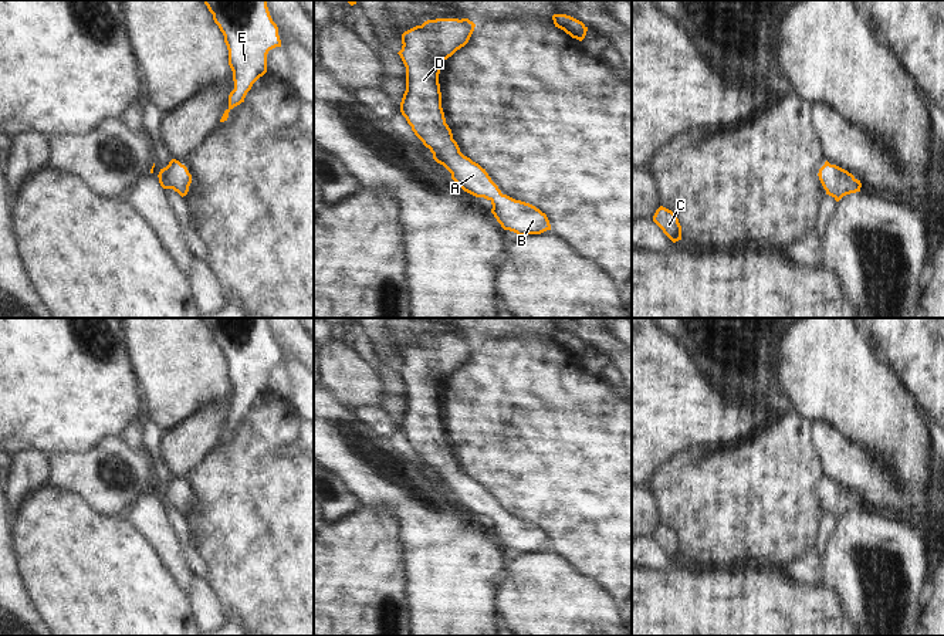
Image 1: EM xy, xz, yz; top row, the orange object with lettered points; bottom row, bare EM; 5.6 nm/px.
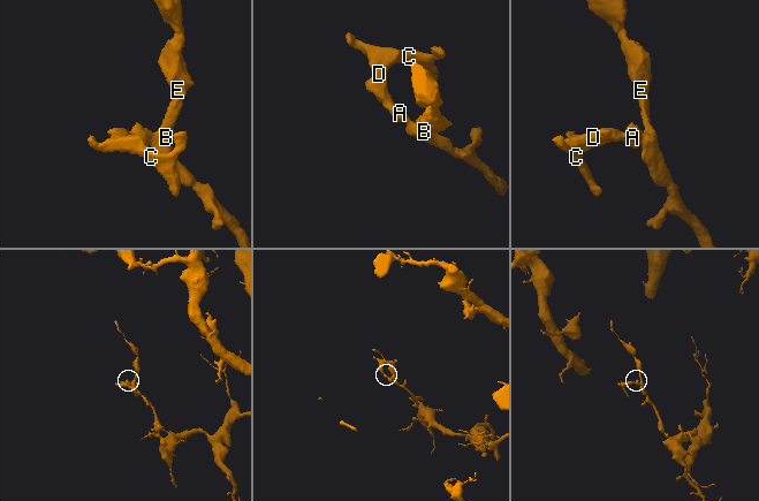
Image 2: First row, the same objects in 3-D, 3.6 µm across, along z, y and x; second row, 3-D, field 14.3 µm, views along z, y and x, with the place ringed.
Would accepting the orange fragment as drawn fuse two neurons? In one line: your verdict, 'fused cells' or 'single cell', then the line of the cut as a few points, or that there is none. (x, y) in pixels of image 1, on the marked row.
single cell; no cut

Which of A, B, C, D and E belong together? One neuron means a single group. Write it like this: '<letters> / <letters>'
A B C D E

